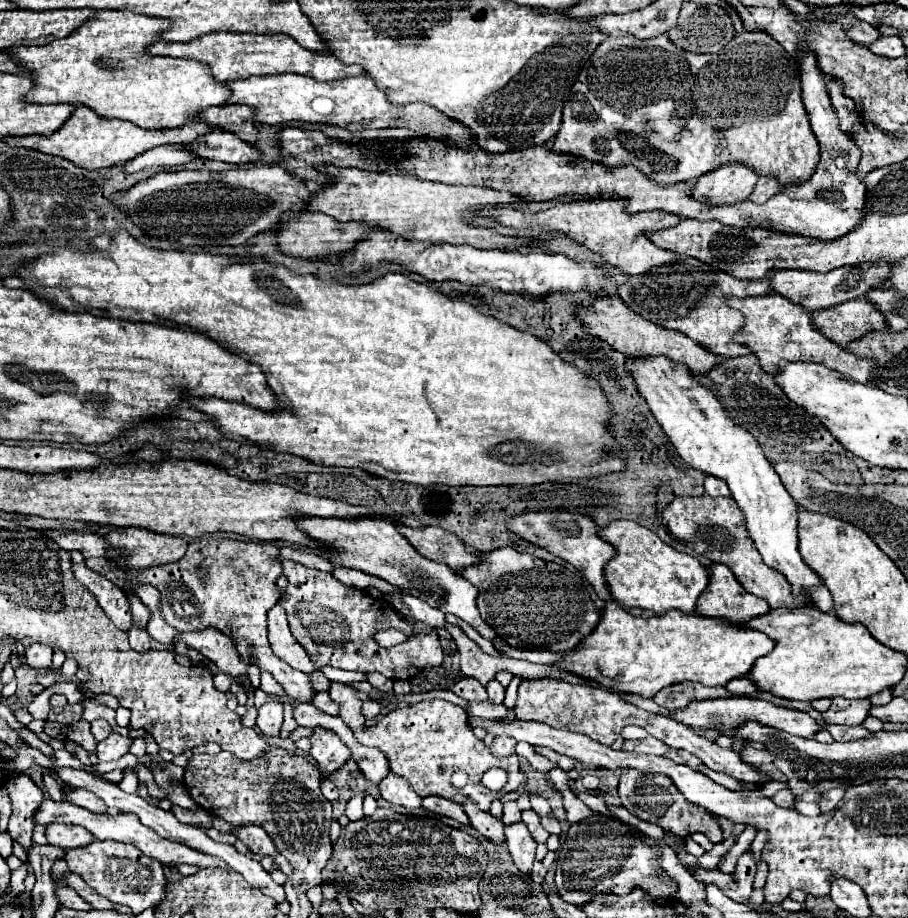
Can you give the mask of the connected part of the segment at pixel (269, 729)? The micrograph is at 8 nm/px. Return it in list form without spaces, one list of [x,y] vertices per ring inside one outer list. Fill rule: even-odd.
[[[269,701],[263,707],[259,707],[257,715],[257,727],[267,737],[277,737],[283,723],[283,705],[277,701]]]

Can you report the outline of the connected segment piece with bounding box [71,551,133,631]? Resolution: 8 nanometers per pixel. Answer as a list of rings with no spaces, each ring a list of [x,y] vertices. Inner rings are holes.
[[[71,551],[71,555],[73,555],[75,577],[97,597],[101,609],[115,623],[115,627],[119,627],[121,631],[129,631],[131,625],[133,625],[131,623],[133,619],[131,619],[131,609],[129,609],[127,595],[117,585],[113,585],[109,579],[95,573],[93,569],[89,569],[79,551]]]

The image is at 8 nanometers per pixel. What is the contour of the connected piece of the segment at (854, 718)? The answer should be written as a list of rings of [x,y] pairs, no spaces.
[[[835,697],[831,699],[831,707],[821,713],[823,721],[827,725],[861,725],[865,721],[865,717],[869,715],[869,699],[843,699],[843,697]]]

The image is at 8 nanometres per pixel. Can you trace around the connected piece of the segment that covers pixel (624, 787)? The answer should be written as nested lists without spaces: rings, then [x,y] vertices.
[[[627,769],[621,773],[619,777],[619,785],[617,785],[617,795],[621,797],[621,803],[627,811],[631,811],[633,815],[637,815],[641,821],[649,821],[655,823],[667,831],[671,831],[673,835],[685,839],[691,833],[703,833],[707,835],[707,839],[711,843],[721,843],[721,827],[719,823],[713,819],[713,815],[709,811],[705,811],[699,805],[689,803],[687,799],[683,799],[683,793],[675,787],[675,783],[671,783],[671,779],[667,779],[667,775],[655,775],[655,773],[639,773],[635,769]]]

